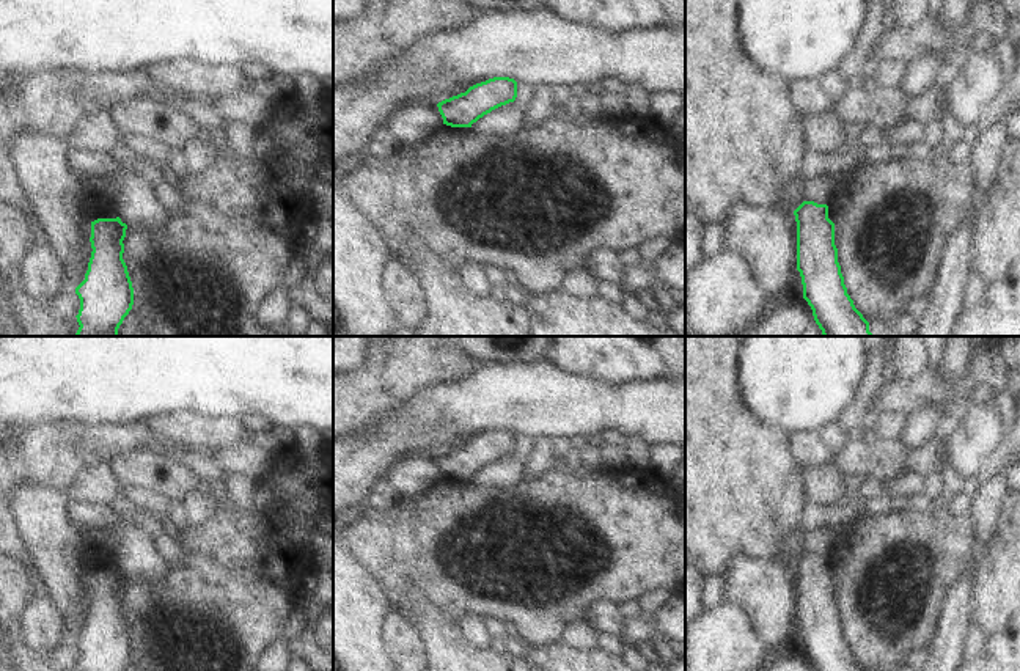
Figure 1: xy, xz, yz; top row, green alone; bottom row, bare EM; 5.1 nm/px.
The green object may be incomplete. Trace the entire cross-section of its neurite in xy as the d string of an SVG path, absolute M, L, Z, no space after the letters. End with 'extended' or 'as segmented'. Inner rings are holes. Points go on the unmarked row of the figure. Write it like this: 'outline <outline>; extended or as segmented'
outline M97 570L91 574L91 610L85 632L75 640L80 651L77 671L124 671L134 657L134 640L123 611L127 577L116 570Z; as segmented

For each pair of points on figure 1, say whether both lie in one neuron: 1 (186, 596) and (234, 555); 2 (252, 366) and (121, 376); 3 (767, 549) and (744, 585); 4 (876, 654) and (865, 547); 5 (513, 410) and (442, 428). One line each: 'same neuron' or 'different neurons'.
1: same neuron
2: same neuron
3: different neurons
4: same neuron
5: same neuron

